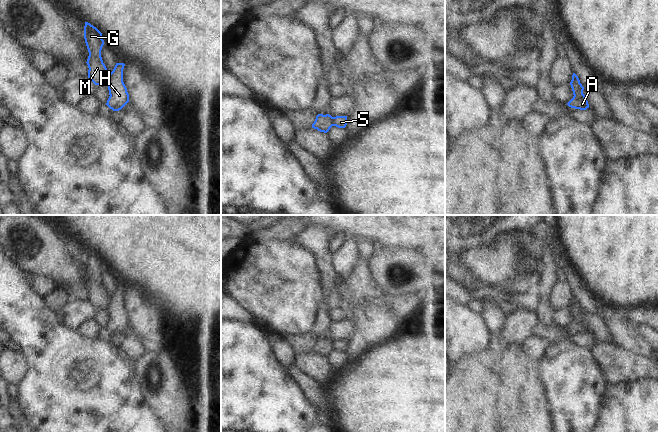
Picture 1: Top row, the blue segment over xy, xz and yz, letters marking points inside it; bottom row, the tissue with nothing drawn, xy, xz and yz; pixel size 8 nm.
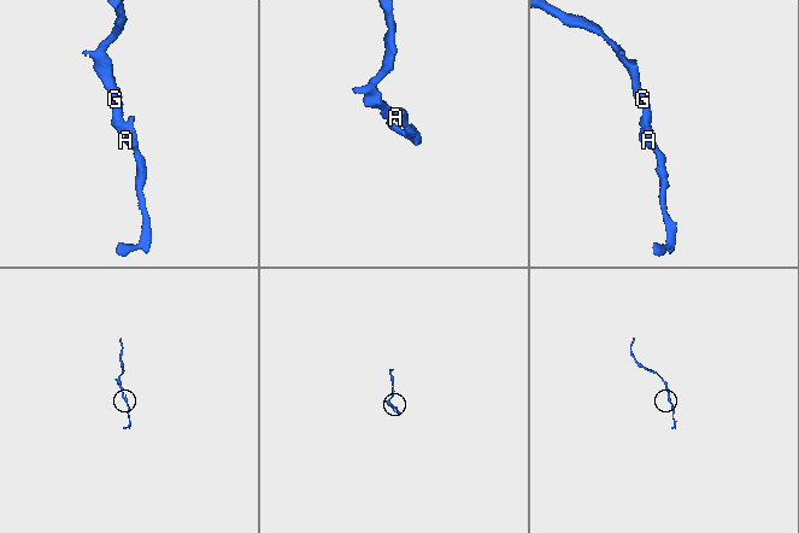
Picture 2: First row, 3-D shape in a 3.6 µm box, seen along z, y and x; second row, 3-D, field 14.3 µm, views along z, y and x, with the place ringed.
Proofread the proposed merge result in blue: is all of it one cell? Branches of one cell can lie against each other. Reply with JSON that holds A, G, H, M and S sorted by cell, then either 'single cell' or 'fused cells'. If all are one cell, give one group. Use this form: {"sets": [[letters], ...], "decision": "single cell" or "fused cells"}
{"sets": [["A", "H", "S"], ["G", "M"]], "decision": "fused cells"}

